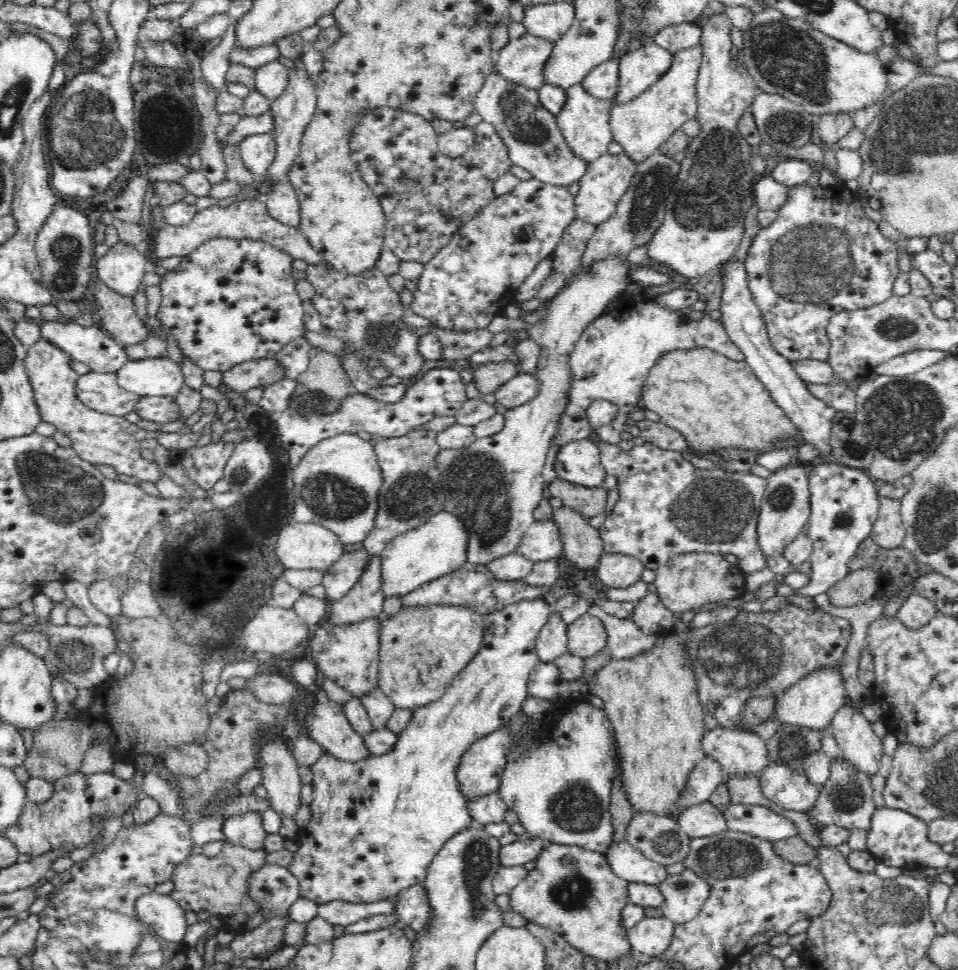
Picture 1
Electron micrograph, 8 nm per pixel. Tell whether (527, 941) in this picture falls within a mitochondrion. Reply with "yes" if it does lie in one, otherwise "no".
no

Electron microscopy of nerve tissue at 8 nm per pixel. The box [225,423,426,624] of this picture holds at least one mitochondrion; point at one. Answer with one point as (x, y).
(334, 497)

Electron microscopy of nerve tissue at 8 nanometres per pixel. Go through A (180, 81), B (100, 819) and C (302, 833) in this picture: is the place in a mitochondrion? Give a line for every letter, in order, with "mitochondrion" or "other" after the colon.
A: other
B: other
C: other

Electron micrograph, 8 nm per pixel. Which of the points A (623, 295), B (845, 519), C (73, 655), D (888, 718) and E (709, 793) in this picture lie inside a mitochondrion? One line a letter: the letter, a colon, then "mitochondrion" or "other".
A: other
B: mitochondrion
C: mitochondrion
D: other
E: other

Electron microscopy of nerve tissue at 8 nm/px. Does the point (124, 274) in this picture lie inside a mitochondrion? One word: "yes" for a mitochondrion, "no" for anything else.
no

